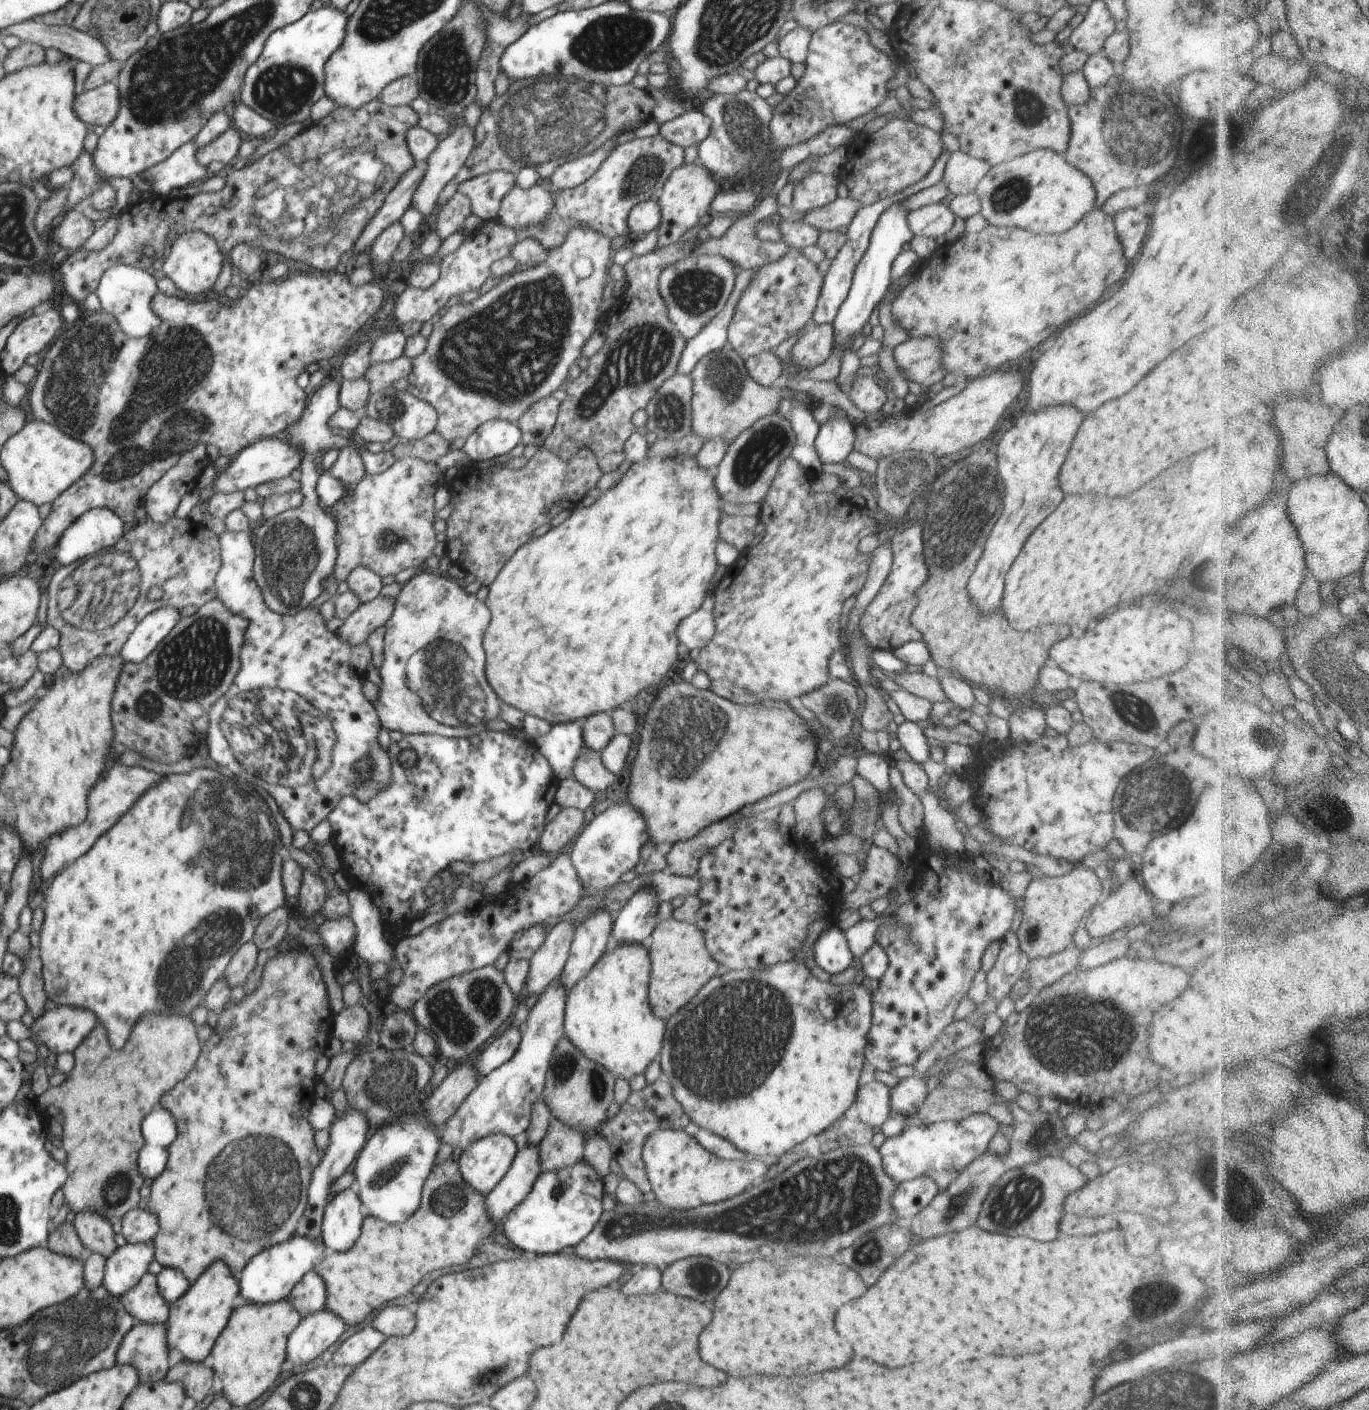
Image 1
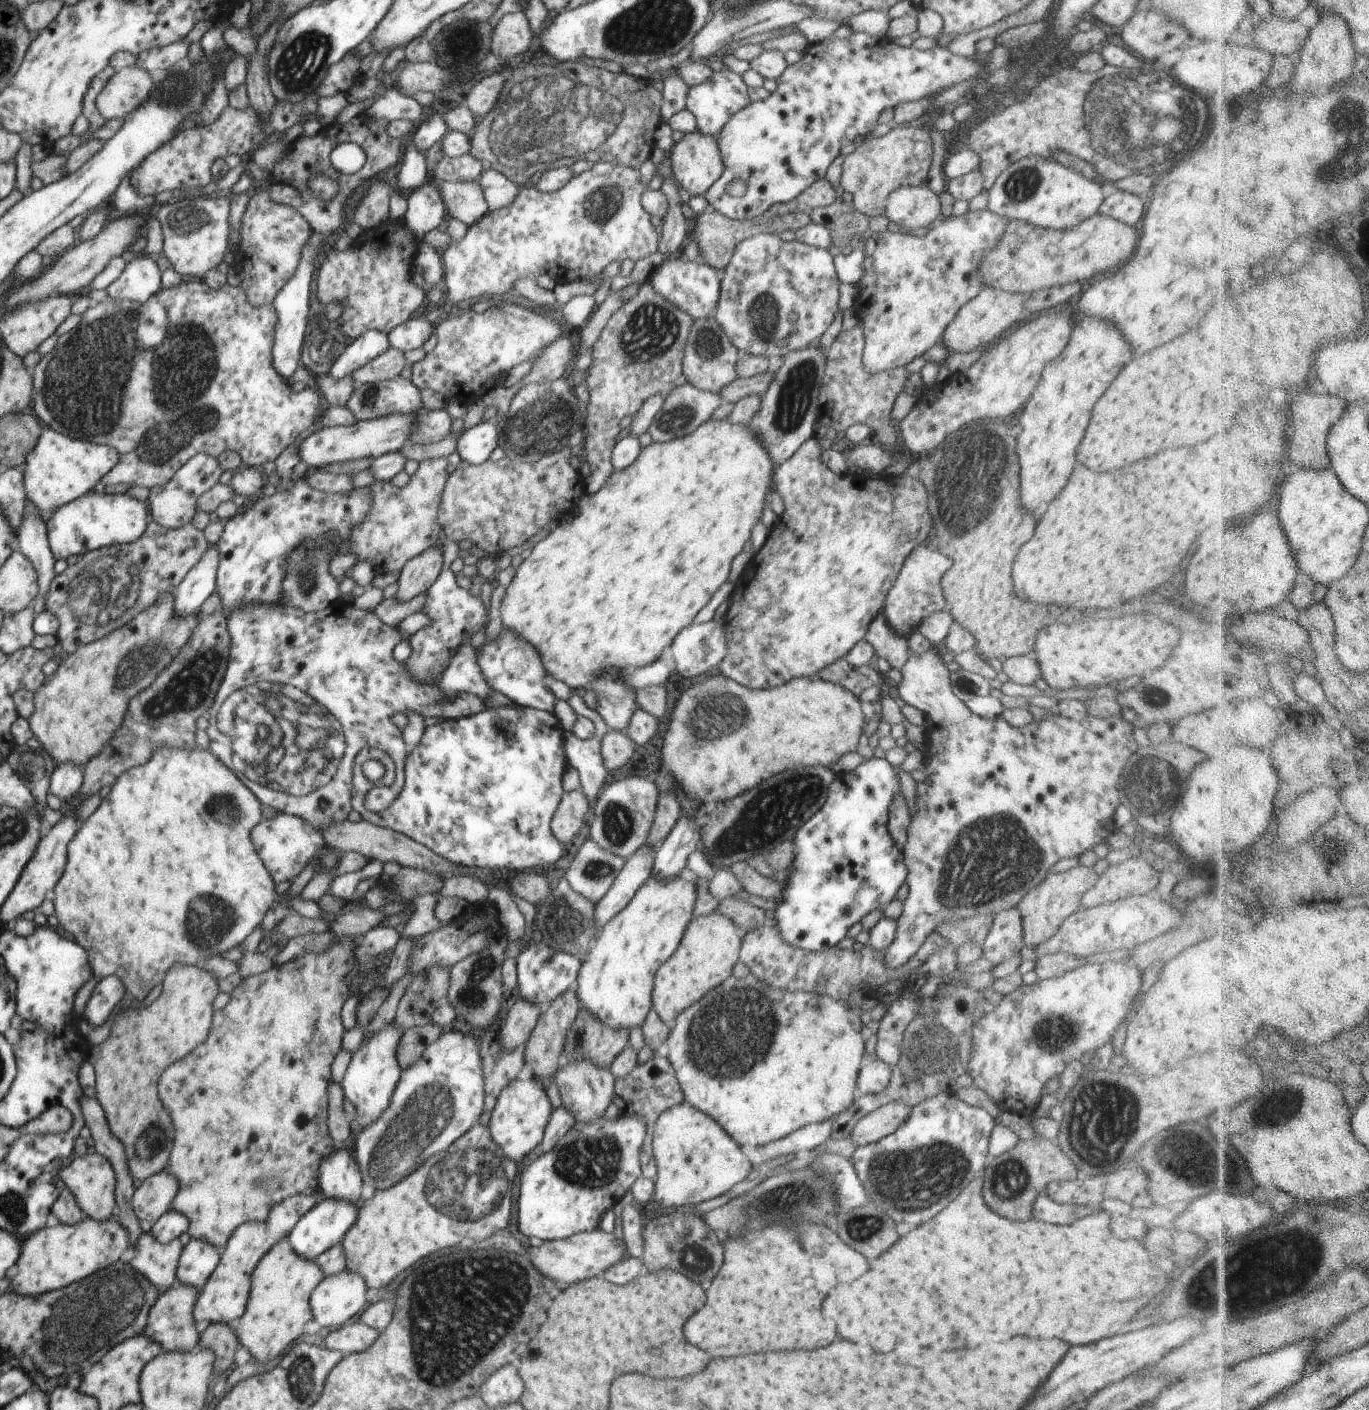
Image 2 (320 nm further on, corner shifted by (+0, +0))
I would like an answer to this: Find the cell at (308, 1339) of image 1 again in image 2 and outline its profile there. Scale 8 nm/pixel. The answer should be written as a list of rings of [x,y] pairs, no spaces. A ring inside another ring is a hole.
[[[344,1268],[338,1274],[324,1277],[309,1300],[314,1316],[312,1327],[342,1326],[360,1314],[370,1295],[364,1277],[357,1272]]]

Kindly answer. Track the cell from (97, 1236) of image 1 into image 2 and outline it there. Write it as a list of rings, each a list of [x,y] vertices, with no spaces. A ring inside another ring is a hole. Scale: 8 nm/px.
[[[96,1152],[80,1157],[73,1156],[68,1162],[59,1164],[54,1169],[54,1173],[58,1173],[66,1183],[86,1216],[103,1221],[109,1219],[116,1212],[115,1170],[112,1163],[103,1154]]]

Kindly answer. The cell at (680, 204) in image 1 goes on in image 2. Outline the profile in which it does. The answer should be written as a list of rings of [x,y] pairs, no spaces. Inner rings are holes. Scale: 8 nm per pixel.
[[[700,131],[686,133],[683,138],[675,142],[669,154],[671,172],[682,188],[691,196],[702,195],[722,176],[725,166],[720,154],[717,139],[709,137]]]

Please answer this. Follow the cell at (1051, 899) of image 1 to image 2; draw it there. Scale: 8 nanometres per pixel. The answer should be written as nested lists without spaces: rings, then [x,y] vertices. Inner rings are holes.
[[[1076,866],[1066,872],[1060,872],[1060,874],[1050,874],[1042,884],[1037,884],[1028,894],[1025,894],[1016,906],[1022,917],[1023,944],[1034,948],[1052,938],[1062,922],[1072,912],[1078,910],[1078,906],[1082,902],[1080,896],[1084,896],[1084,892],[1094,886],[1094,882],[1096,882],[1096,874],[1090,868]]]

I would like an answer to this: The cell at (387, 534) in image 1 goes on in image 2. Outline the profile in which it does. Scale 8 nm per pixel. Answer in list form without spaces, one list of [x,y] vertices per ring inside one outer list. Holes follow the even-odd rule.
[[[446,457],[420,461],[417,471],[410,477],[409,484],[403,488],[396,487],[391,481],[374,481],[369,486],[373,490],[371,511],[361,523],[351,530],[351,548],[348,554],[357,554],[360,561],[372,561],[378,572],[391,571],[394,574],[400,574],[403,566],[411,558],[441,543],[443,528],[438,523],[437,512],[449,477],[446,471],[448,464]]]

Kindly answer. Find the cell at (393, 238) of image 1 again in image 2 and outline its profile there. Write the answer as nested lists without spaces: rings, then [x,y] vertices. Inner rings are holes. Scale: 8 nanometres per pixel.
[[[412,140],[411,142],[405,142],[401,160],[397,190],[403,191],[408,196],[414,189],[428,182],[429,174],[426,167],[426,155]]]

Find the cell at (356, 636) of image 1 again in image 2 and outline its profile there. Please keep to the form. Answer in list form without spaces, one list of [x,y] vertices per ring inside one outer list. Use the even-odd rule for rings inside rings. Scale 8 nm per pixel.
[[[441,542],[411,558],[399,574],[397,580],[399,587],[394,599],[407,601],[419,594],[426,593],[442,572],[442,557]]]

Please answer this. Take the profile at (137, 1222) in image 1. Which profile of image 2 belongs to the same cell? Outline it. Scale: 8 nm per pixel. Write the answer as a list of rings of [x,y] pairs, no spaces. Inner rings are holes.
[[[165,1169],[150,1175],[135,1187],[131,1198],[134,1214],[139,1220],[155,1223],[172,1208],[179,1188],[179,1180]]]

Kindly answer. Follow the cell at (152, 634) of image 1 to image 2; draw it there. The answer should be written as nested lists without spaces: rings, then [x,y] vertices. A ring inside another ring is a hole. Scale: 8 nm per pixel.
[[[218,542],[203,552],[200,562],[193,566],[175,588],[175,613],[181,617],[200,612],[200,606],[217,590],[219,567]]]

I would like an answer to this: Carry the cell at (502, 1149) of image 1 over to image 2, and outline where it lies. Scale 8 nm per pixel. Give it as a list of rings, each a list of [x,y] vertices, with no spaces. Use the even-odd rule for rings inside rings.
[[[525,1072],[502,1089],[493,1108],[488,1128],[493,1142],[505,1152],[506,1164],[510,1161],[519,1163],[542,1142],[546,1125],[554,1110],[546,1095],[546,1089],[547,1087],[534,1075]]]

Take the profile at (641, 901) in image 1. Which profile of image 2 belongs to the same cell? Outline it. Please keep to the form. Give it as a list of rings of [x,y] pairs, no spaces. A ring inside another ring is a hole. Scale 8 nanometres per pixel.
[[[682,815],[674,828],[655,850],[655,861],[651,877],[669,881],[680,875],[686,865],[686,859],[701,844],[701,828],[691,816]]]

